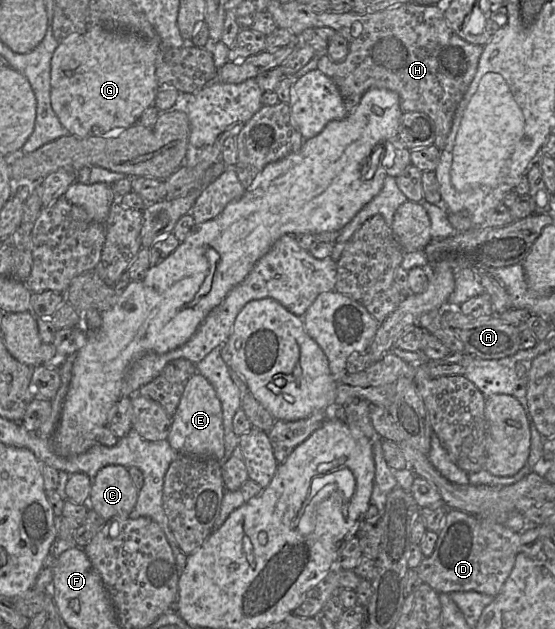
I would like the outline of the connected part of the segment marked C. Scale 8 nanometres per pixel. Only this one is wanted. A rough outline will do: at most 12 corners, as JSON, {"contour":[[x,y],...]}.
{"contour":[[126,467],[92,480],[88,509],[105,521],[129,517],[138,498]]}

